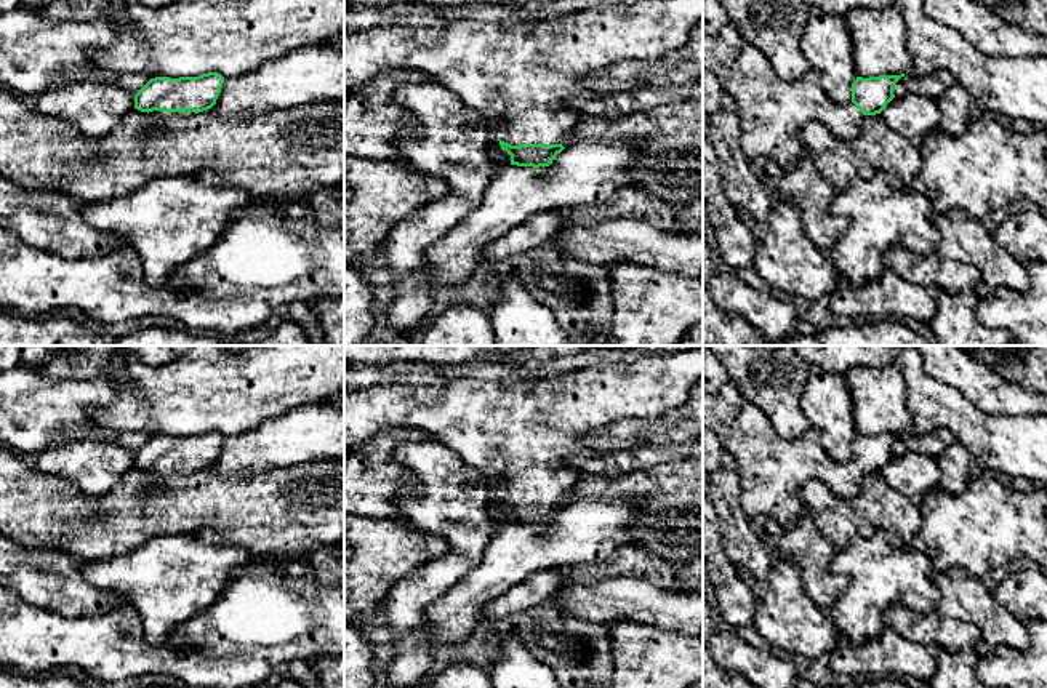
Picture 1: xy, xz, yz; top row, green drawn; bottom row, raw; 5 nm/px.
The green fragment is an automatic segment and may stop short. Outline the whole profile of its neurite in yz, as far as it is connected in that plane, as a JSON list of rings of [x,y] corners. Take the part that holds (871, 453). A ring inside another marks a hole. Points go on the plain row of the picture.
[[[733,382],[716,394],[703,392],[703,424],[736,461],[740,502],[748,518],[768,517],[784,528],[807,514],[800,499],[805,482],[816,478],[837,498],[852,501],[863,475],[881,472],[895,456],[895,442],[905,435],[856,435],[852,459],[836,462],[821,446],[818,429],[808,426],[797,438],[783,438]]]

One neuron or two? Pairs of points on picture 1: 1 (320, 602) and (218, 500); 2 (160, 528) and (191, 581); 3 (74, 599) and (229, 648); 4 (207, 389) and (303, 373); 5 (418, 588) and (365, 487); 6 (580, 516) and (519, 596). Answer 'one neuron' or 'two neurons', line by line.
1: two neurons
2: two neurons
3: two neurons
4: one neuron
5: two neurons
6: two neurons

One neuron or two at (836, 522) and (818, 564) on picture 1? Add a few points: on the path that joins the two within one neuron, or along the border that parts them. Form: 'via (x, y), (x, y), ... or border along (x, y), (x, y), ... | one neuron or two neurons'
border along (807, 512), (817, 530), (836, 551) | two neurons

